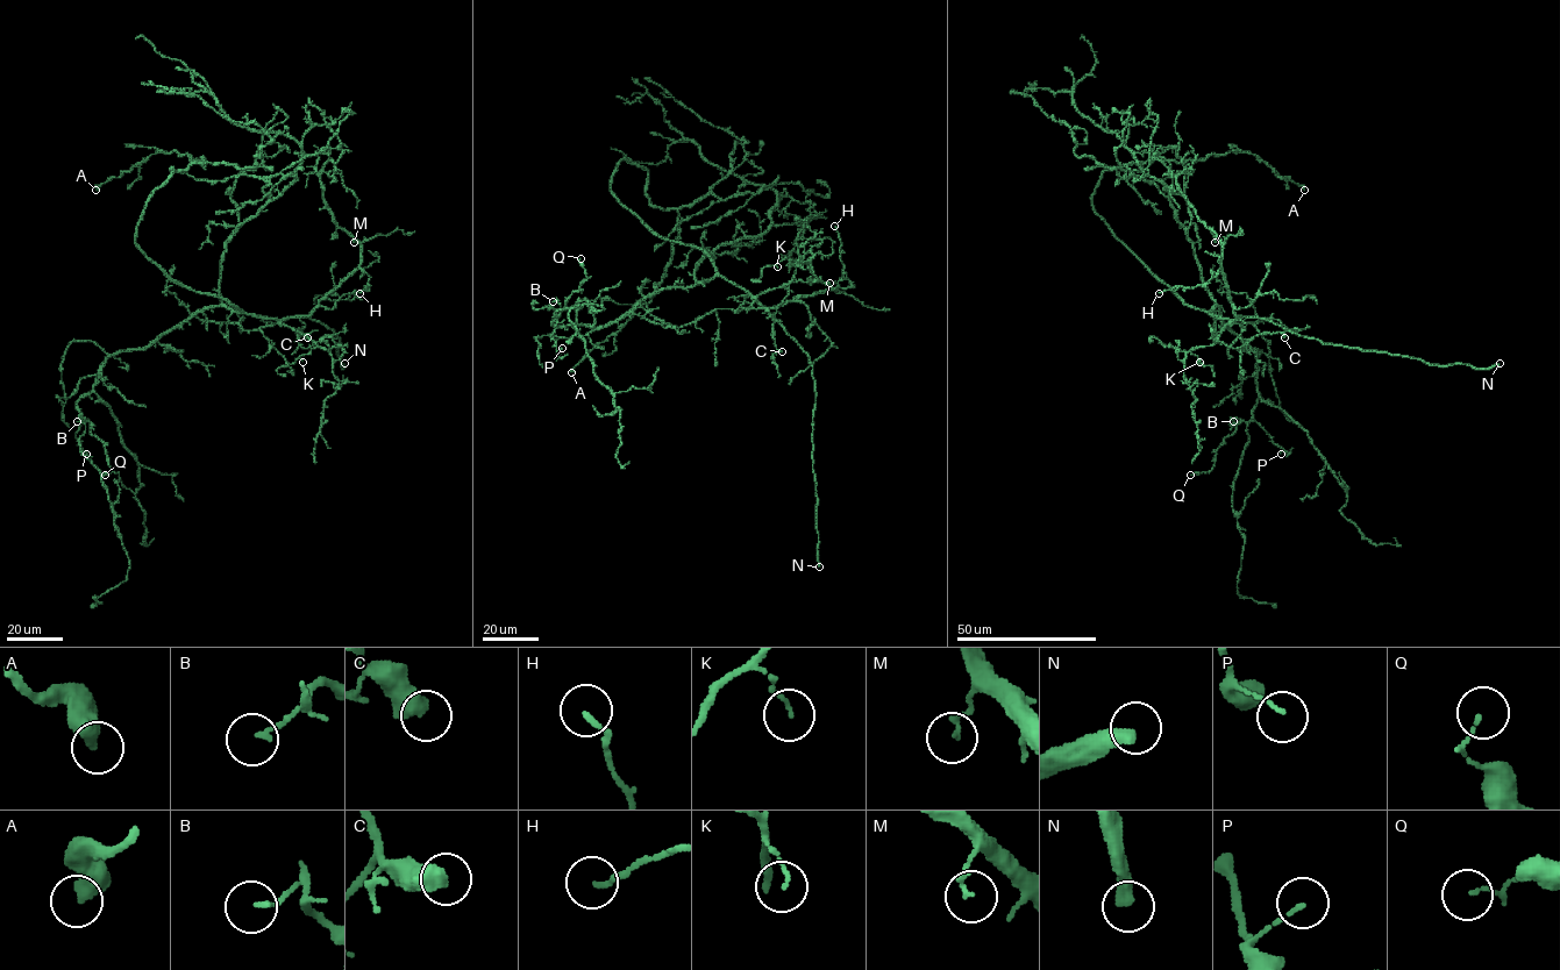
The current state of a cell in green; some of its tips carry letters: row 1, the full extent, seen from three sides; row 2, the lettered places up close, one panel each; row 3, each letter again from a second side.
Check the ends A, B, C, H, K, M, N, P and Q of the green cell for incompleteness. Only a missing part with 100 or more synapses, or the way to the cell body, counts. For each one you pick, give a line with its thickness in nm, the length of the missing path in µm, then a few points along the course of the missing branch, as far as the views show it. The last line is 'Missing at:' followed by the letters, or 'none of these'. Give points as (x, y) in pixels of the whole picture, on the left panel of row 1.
N: 400 nm | 15 µm | (344, 363), (332, 398)
Missing at: N

